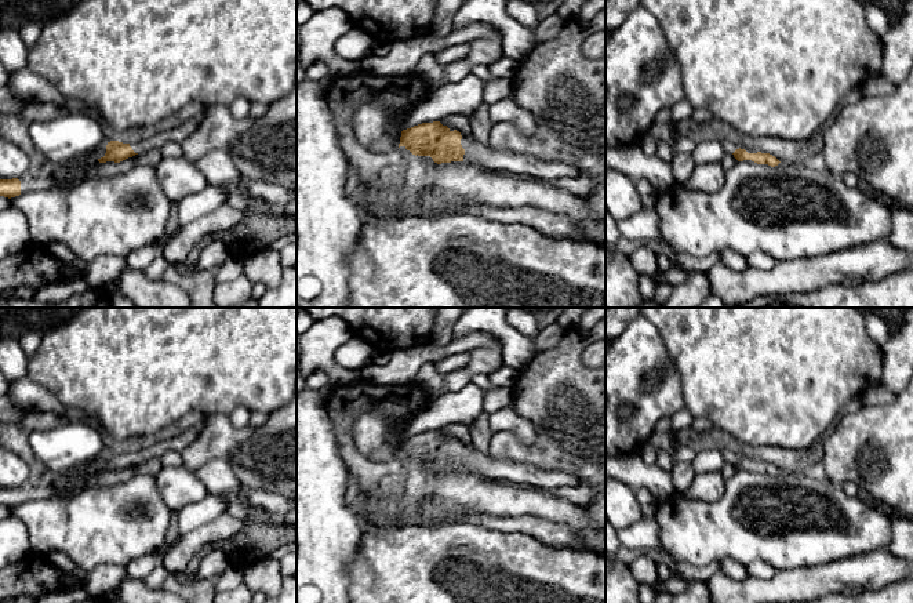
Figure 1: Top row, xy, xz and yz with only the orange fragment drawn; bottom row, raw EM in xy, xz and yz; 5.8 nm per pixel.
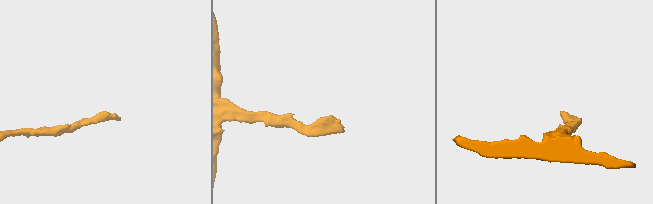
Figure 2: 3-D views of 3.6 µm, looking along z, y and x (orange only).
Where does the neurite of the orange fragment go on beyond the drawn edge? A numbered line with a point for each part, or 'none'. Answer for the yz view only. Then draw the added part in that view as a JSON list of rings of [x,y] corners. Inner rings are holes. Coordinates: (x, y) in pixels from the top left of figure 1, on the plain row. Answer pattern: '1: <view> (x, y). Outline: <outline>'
1: yz (730, 456). Outline: [[[725,448],[721,451],[724,455],[725,462],[732,464],[736,458],[743,458],[739,453],[732,451],[731,448]]]

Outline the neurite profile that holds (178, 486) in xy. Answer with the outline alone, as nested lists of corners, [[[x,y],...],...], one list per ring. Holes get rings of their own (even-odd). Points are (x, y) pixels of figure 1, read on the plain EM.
[[[183,465],[163,466],[154,475],[154,480],[161,498],[171,511],[179,511],[186,505],[201,501],[208,494],[205,484]]]

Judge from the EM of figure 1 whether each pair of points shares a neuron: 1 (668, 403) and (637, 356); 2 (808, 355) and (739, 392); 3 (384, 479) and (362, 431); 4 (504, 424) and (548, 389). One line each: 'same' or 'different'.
1: same
2: same
3: different
4: different

